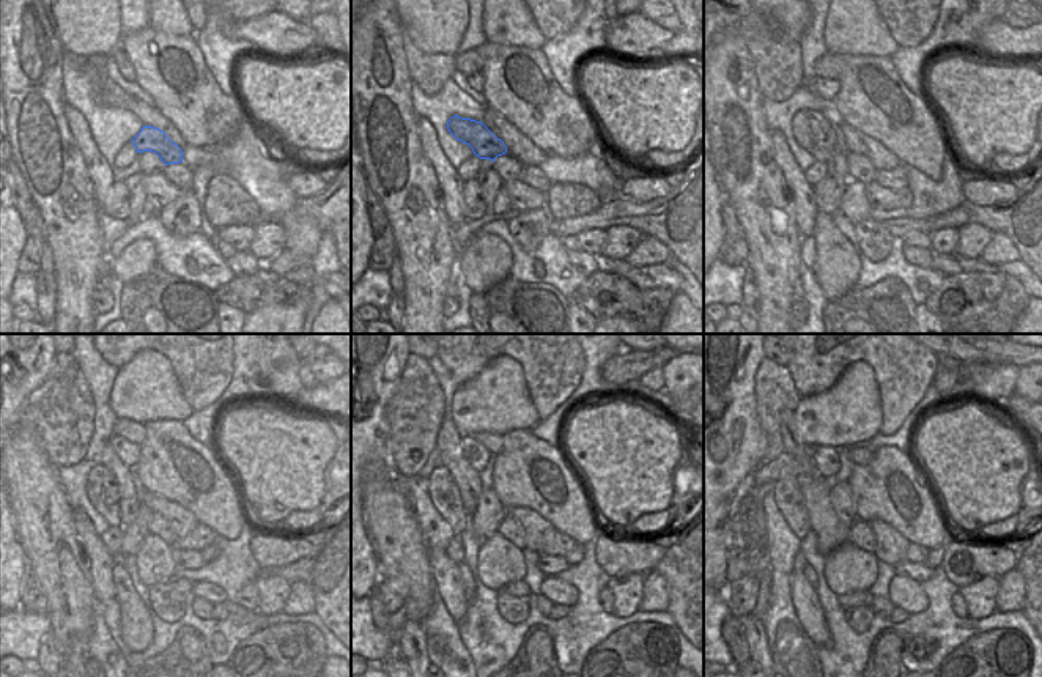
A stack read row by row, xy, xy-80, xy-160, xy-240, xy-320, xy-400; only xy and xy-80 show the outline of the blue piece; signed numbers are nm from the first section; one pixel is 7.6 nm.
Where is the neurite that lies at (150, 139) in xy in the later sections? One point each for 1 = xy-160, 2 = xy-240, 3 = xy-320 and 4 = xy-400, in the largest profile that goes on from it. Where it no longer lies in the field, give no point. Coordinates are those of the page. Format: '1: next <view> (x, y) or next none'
1: next xy-160 (812, 131)
2: next xy-240 (101, 485)
3: next xy-320 (444, 493)
4: next xy-400 (787, 495)

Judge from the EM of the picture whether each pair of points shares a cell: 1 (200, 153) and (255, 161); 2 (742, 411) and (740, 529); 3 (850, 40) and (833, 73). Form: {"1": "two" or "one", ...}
{"1": "two", "2": "two", "3": "two"}

